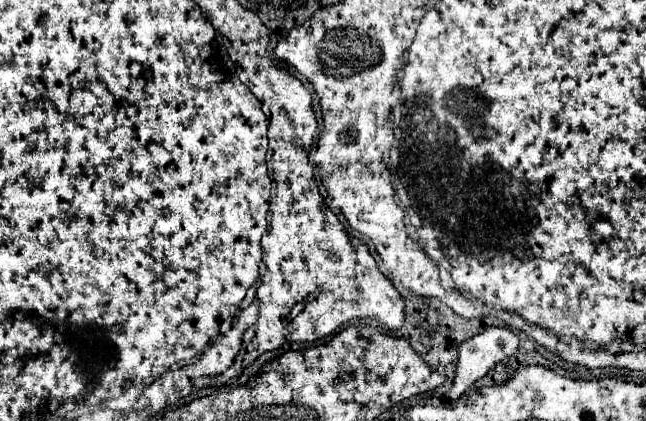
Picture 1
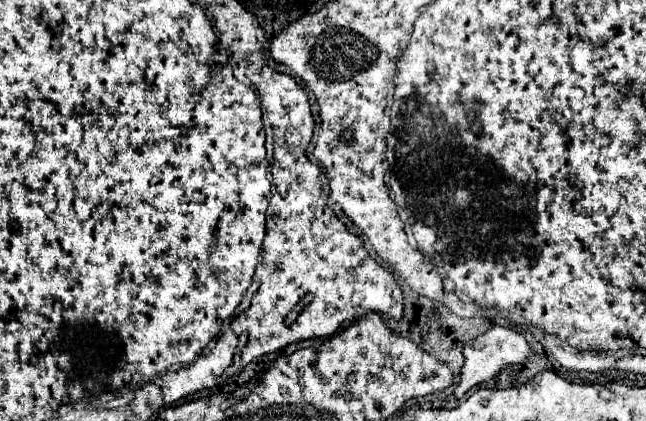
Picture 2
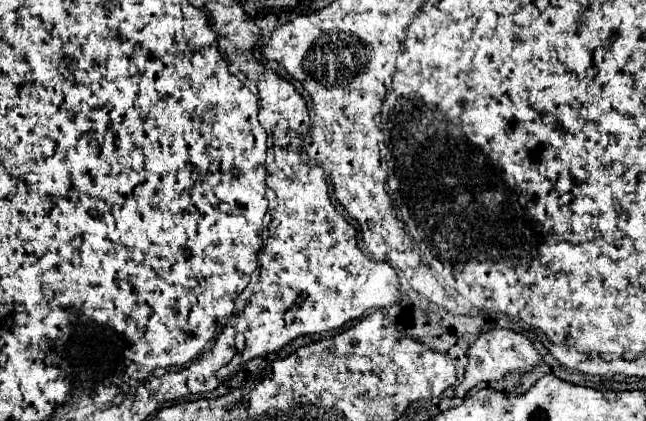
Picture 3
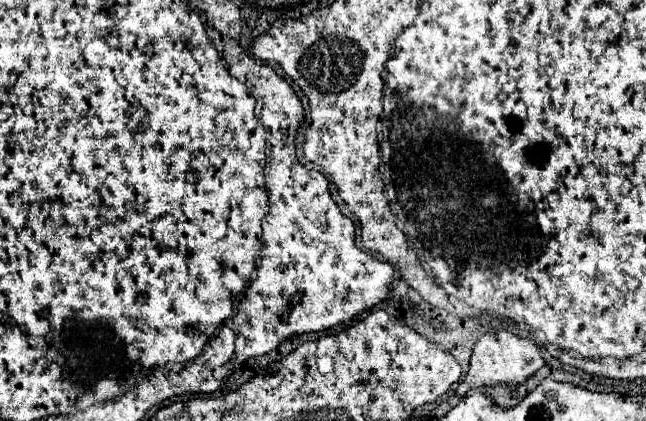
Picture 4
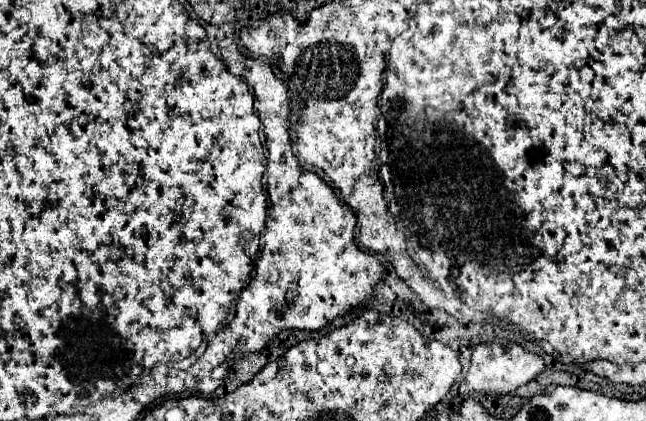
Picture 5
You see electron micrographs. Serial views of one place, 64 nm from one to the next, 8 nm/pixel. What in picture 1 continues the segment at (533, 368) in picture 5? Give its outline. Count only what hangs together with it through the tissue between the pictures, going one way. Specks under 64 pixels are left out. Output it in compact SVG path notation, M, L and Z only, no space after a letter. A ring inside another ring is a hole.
M488 326L482 334L460 344L454 386L448 392L450 400L460 398L476 380L486 376L504 358L516 356L520 350L520 336L508 328Z

